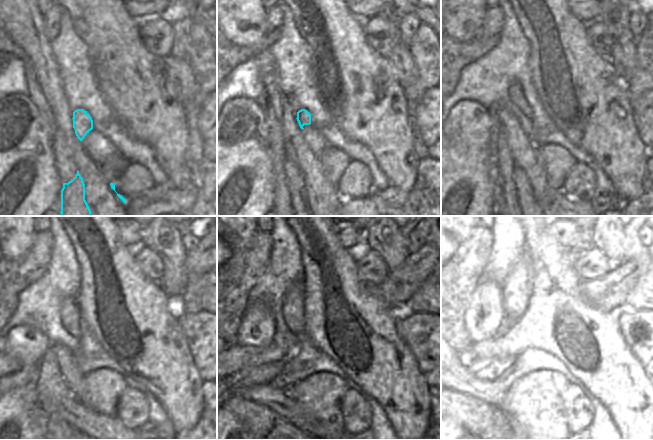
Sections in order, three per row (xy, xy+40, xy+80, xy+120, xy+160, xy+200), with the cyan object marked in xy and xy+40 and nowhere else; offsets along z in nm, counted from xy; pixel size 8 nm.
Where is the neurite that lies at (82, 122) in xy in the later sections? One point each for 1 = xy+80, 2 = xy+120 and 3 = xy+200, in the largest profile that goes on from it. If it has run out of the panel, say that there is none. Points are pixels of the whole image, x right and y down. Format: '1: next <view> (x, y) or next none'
1: next xy+80 (516, 95)
2: next xy+120 (69, 310)
3: next xy+200 (517, 287)

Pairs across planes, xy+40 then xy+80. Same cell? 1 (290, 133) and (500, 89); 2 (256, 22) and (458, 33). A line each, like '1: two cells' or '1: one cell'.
1: two cells
2: one cell

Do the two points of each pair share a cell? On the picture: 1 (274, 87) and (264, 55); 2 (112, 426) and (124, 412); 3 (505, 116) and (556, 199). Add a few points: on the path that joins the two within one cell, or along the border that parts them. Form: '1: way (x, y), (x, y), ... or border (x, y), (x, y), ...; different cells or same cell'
1: way (270, 79), (266, 63); same cell
2: border (115, 416), (128, 428), (134, 429); different cells
3: border (555, 191), (536, 198); different cells

